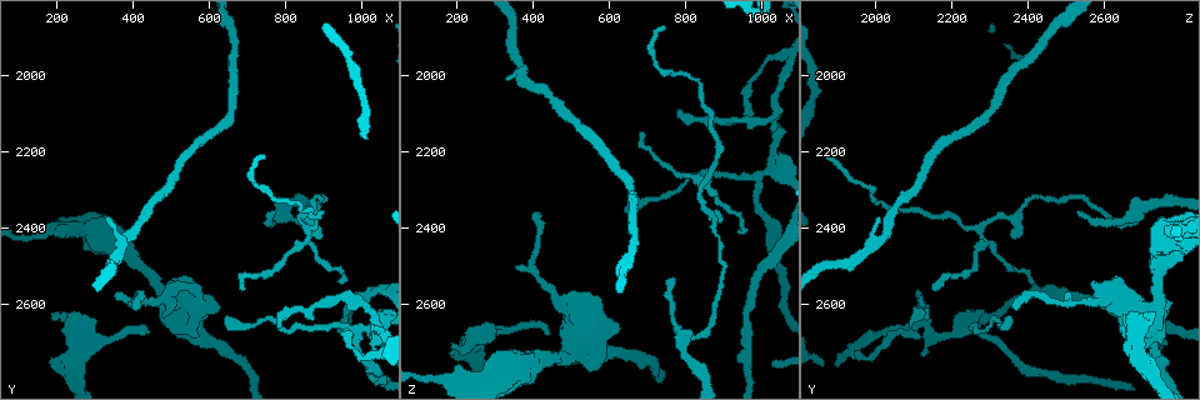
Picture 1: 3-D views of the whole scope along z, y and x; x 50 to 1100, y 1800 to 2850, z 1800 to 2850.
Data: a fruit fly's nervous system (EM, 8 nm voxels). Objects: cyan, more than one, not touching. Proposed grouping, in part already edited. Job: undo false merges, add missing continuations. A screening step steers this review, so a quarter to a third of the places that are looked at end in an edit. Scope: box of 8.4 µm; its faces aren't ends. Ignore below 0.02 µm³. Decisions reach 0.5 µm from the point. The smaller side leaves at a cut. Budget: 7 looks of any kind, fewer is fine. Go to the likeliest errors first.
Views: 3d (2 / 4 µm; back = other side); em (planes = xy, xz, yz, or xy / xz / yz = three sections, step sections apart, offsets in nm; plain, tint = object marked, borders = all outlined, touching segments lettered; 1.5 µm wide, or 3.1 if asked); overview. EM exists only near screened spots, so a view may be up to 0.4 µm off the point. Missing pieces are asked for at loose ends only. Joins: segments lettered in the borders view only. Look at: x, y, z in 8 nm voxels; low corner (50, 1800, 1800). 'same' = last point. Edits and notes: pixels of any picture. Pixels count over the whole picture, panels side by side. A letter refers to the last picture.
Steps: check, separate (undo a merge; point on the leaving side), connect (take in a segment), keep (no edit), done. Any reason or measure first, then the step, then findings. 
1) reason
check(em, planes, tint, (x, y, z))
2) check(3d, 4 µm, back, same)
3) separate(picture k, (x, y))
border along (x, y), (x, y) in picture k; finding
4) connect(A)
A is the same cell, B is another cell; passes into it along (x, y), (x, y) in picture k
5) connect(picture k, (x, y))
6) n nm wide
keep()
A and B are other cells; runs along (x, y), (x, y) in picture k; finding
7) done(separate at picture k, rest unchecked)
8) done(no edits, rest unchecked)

an open end
check(em, planes, borders, (185, 2625, 2700))

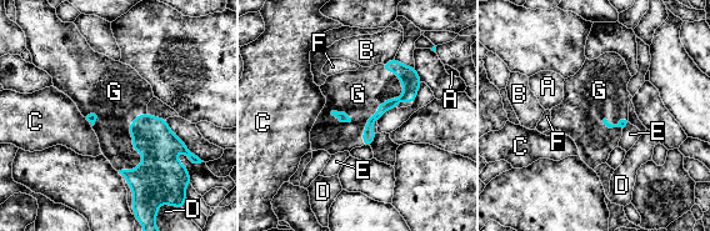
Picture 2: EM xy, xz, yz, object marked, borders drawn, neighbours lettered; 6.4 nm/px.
G touches over 550 nm
connect(G)
G is the same cell, A, B, C, D, E and F are other cells; the cell continues

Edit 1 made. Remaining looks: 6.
redraw
check(overview)

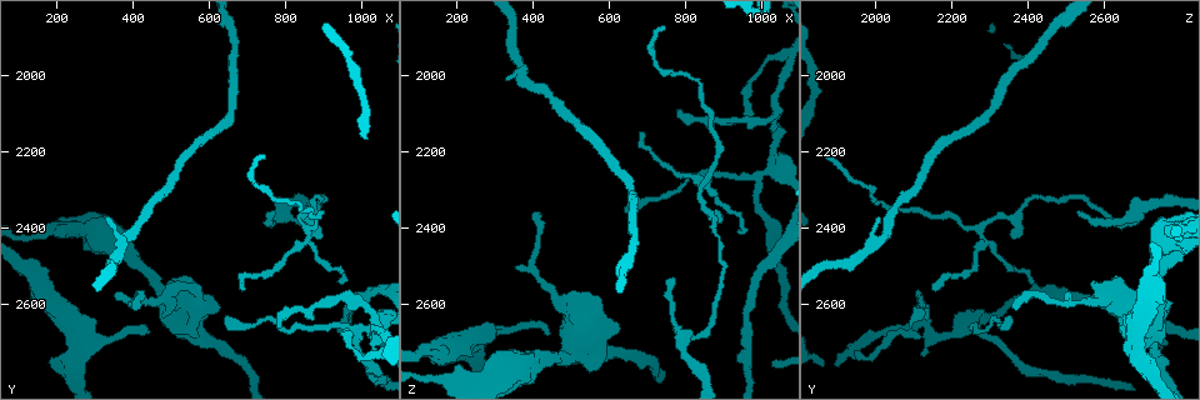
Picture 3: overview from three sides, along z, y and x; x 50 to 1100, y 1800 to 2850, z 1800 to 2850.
an open end
check(3d, 4 µm, (325, 2375, 2005))

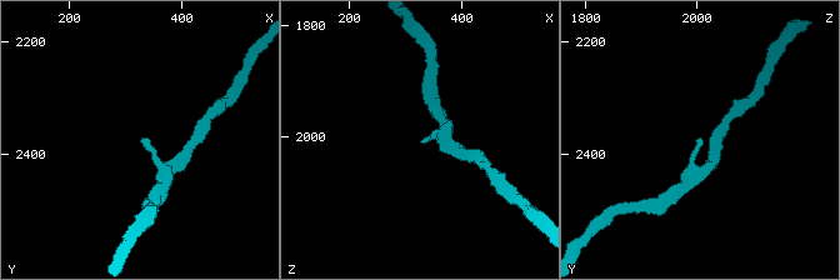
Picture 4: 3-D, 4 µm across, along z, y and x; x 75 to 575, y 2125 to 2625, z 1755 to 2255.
check(em, planes, borders, (330, 2375, 2010))

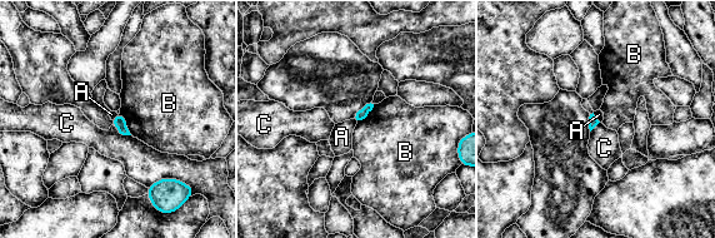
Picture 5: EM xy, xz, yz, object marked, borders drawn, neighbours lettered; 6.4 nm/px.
keep()
A, B and C are other cells; border along (351, 119), (356, 123) in picture 5; none of them fits

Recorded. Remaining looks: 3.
four-way junction
check(em, yz, step 8, tint, (1030, 2660, 2250))

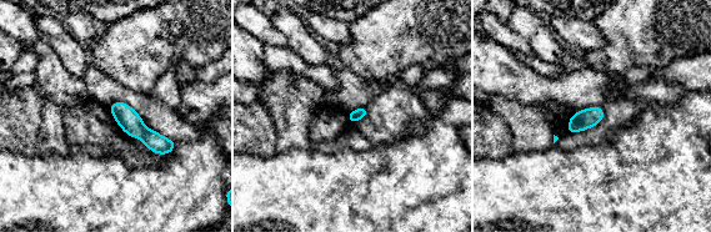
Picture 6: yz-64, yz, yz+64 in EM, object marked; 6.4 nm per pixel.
check(em, planes, borders, same)

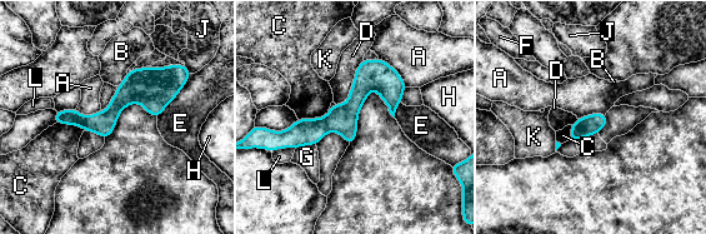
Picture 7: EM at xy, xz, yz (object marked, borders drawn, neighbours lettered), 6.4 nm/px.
130 nm wide
separate(picture 7, (304, 132))
A, B, C, D, E, F, G, H, J, K and L are other cells; border along (323, 118), (329, 130) in picture 7; two cells meet here

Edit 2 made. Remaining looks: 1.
done(connect at picture 2, separate at picture 7, rest unchecked)

